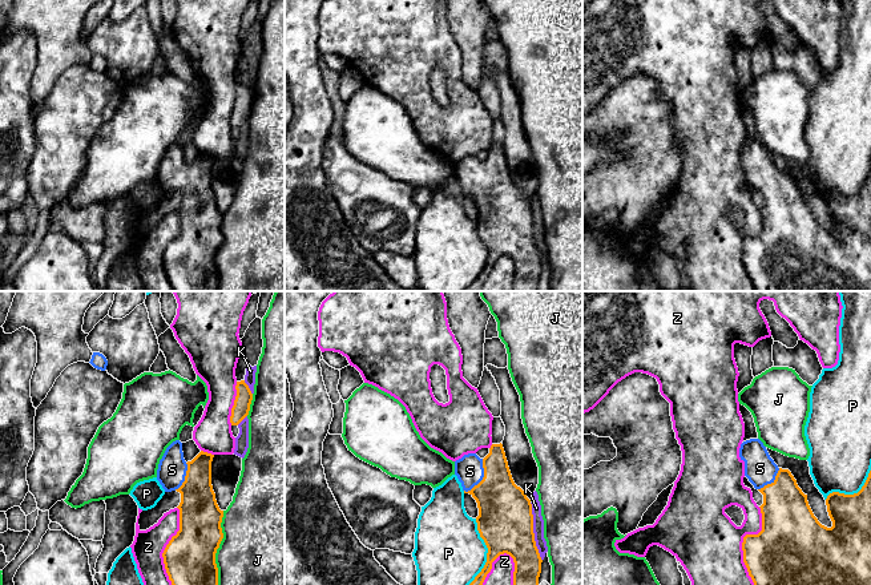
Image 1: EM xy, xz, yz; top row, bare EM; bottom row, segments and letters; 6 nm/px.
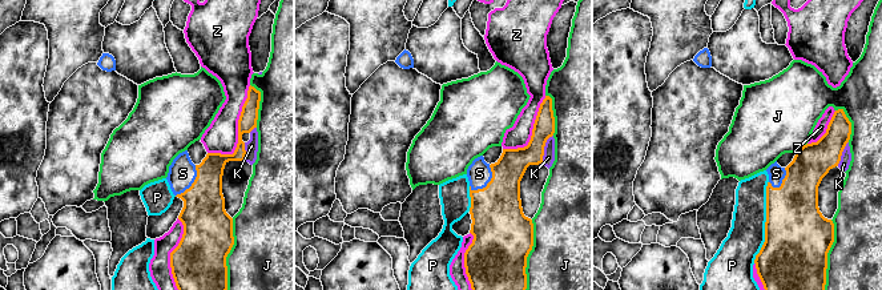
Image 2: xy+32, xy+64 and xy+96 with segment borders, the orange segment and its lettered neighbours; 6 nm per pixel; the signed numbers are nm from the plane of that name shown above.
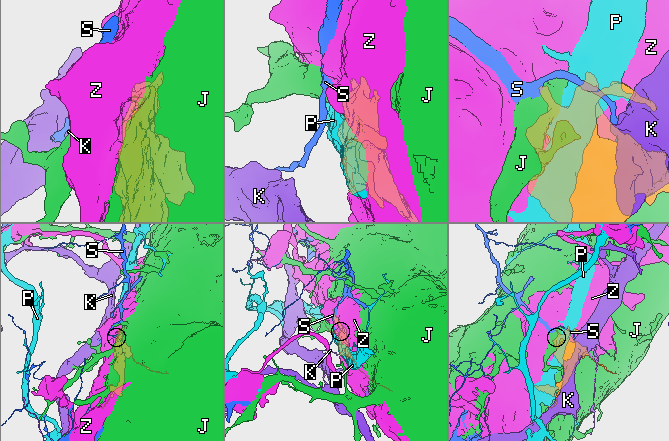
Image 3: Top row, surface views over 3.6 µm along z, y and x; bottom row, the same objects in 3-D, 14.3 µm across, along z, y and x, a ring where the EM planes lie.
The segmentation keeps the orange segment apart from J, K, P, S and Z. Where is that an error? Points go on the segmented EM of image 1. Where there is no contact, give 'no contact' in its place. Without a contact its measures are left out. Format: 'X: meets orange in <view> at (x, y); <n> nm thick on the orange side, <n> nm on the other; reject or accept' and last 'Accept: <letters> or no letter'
J: meets orange in xy at (218, 547); 320 nm thick on the orange side, 460 nm on the other; reject
K: meets orange in xz at (532, 532); 340 nm thick on the orange side, 60 nm on the other; reject
P: meets orange in xz at (488, 552); 340 nm thick on the orange side, 420 nm on the other; reject
S: meets orange in xz at (483, 477); 320 nm thick on the orange side, 170 nm on the other; accept
Z: meets orange in yz at (744, 541); 380 nm thick on the orange side, 400 nm on the other; reject
Accept: S

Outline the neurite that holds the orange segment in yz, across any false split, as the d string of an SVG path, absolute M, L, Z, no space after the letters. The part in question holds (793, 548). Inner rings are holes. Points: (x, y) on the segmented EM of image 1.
M759 439L741 444L739 457L745 461L745 476L763 495L762 530L746 534L742 542L743 562L754 585L871 585L871 471L858 493L832 492L826 499L832 526L822 525L814 516L807 495L798 487L789 469L779 468Z

